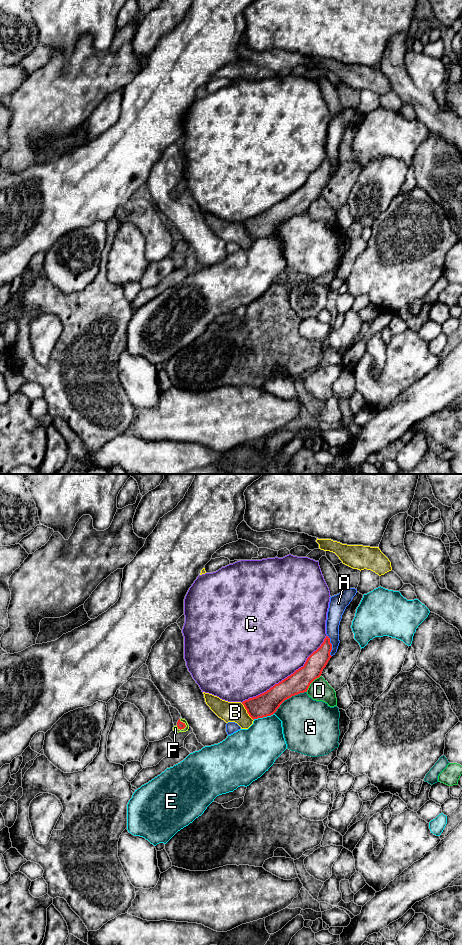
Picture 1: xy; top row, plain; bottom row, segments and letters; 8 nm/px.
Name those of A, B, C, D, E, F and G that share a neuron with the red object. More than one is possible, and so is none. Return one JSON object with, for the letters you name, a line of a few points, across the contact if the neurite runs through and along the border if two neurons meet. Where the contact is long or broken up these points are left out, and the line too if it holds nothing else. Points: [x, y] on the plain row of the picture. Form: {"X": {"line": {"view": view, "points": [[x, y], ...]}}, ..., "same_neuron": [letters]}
{"F": {"line": {"view": "xy", "points": [[180, 245], [185, 245], [180, 249], [175, 248]]}}, "same_neuron": ["F"]}

